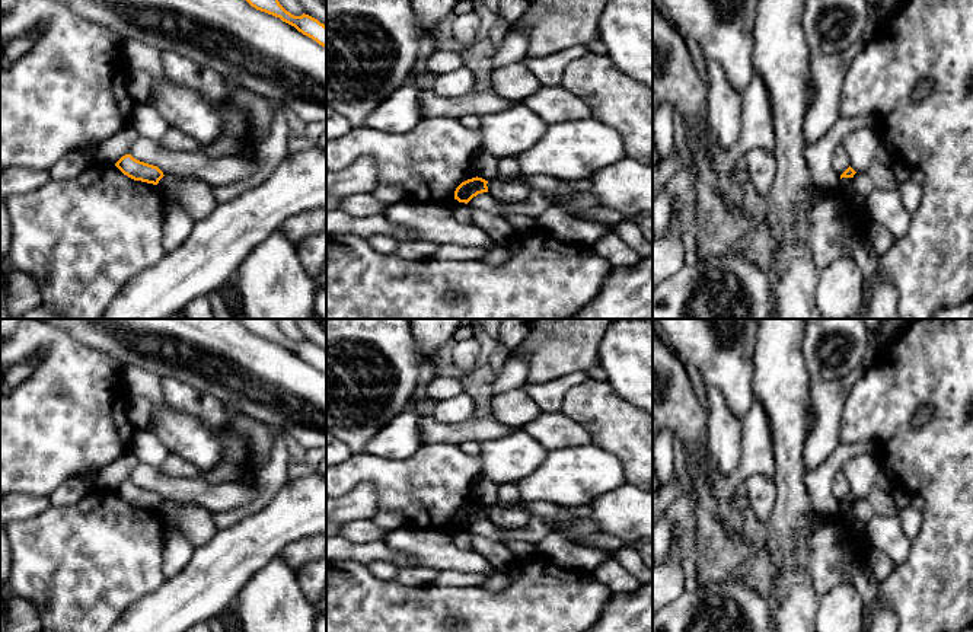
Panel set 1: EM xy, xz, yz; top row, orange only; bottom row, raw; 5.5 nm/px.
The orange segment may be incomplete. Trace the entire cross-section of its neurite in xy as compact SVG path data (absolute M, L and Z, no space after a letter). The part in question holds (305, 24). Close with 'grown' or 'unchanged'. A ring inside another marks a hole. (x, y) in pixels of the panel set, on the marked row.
M246 0L246 1L256 10L280 17L283 22L294 26L299 32L312 38L319 45L326 48L326 26L320 23L318 19L304 13L302 16L294 16L290 12L287 12L280 4L278 0Z | unchanged

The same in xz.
M472 178L462 182L454 191L454 200L468 204L473 197L482 192L488 192L488 181L482 178Z | unchanged

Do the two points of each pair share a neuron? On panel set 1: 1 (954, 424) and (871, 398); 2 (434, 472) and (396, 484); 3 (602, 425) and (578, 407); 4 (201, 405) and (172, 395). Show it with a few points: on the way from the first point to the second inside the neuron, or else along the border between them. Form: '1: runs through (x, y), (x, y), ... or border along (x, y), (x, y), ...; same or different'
1: runs through (935, 402), (931, 398), (893, 398); same
2: runs through (426, 481), (410, 481), (405, 484); same
3: runs through (596, 420), (584, 408); same
4: runs through (194, 402), (179, 396); same

